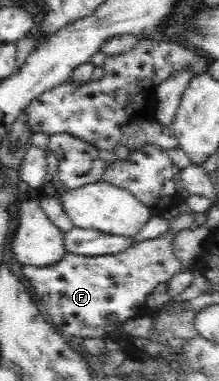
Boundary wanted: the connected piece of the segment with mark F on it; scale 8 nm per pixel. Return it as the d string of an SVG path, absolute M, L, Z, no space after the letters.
M170 230L156 238L143 240L129 247L127 251L121 251L116 255L101 255L99 257L84 257L67 253L61 261L53 266L35 267L24 265L22 275L25 275L27 283L35 289L35 295L41 299L45 311L51 316L52 325L64 335L72 337L103 337L127 338L125 334L118 334L117 323L123 323L127 319L144 316L148 313L145 299L147 295L159 285L182 270L183 263L175 257L173 240L177 232Z

